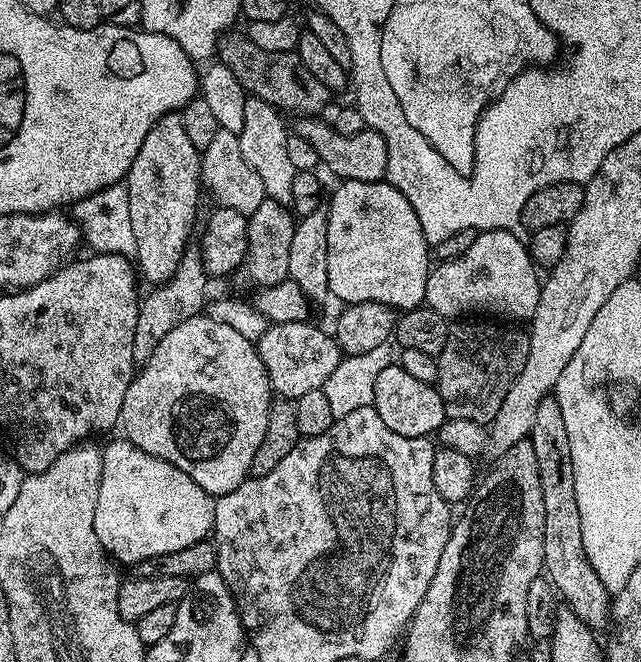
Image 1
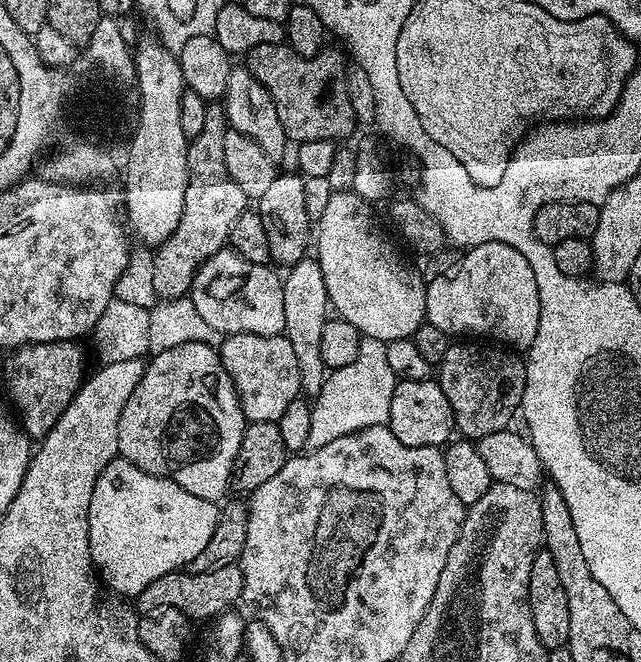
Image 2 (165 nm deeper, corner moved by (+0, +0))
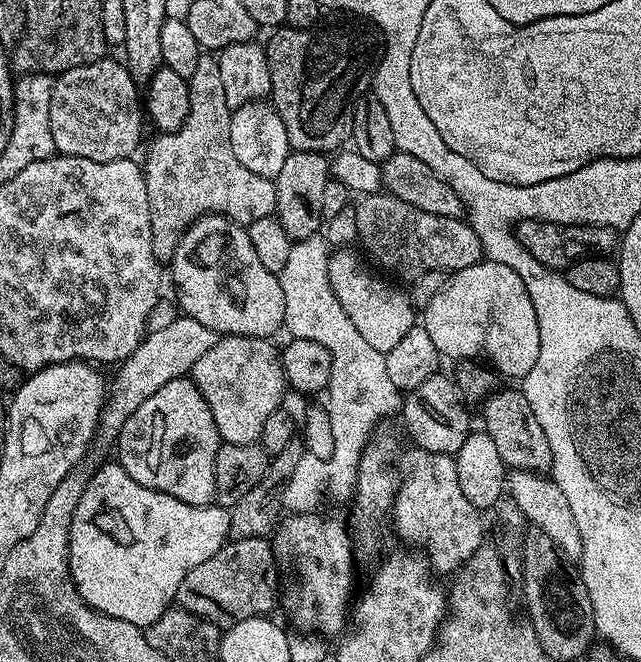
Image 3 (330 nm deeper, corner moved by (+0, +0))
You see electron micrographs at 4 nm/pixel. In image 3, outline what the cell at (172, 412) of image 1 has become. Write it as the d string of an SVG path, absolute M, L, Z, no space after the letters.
M181 378L166 382L162 390L154 390L130 418L126 418L126 426L118 434L114 447L120 451L118 463L142 486L150 490L158 490L162 494L170 494L190 506L207 508L216 499L214 490L214 458L221 446L218 426L210 414L210 406L206 398L198 390L198 386L190 378Z

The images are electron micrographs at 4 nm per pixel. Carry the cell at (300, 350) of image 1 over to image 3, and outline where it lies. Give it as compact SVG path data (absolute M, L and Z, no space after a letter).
M221 335L216 344L198 362L190 379L210 406L210 414L225 444L255 444L266 426L266 418L285 403L284 362L271 339L262 336Z

